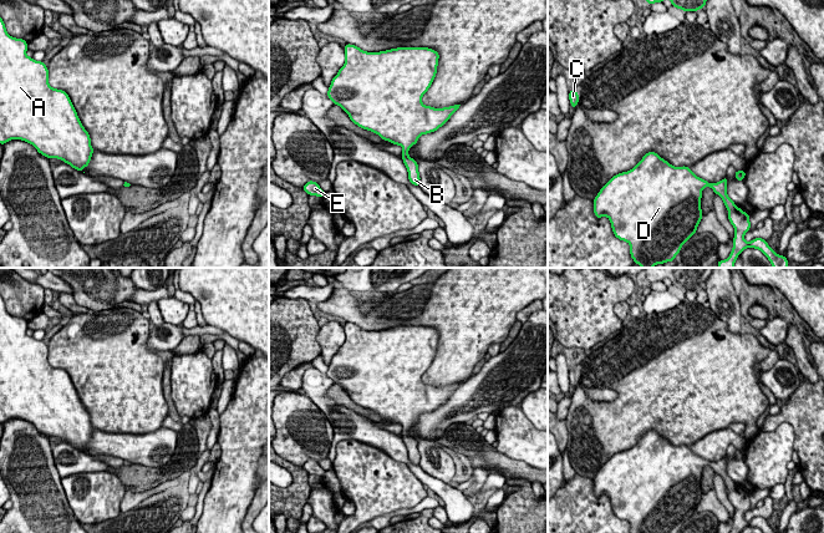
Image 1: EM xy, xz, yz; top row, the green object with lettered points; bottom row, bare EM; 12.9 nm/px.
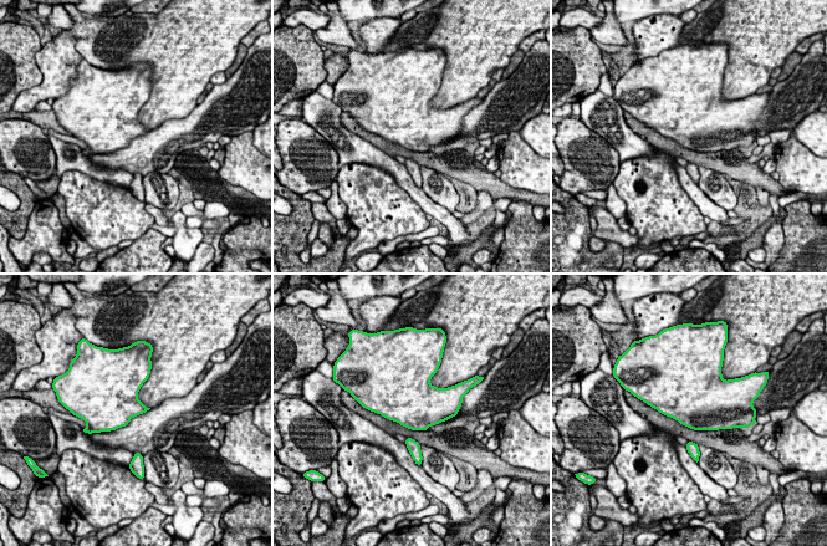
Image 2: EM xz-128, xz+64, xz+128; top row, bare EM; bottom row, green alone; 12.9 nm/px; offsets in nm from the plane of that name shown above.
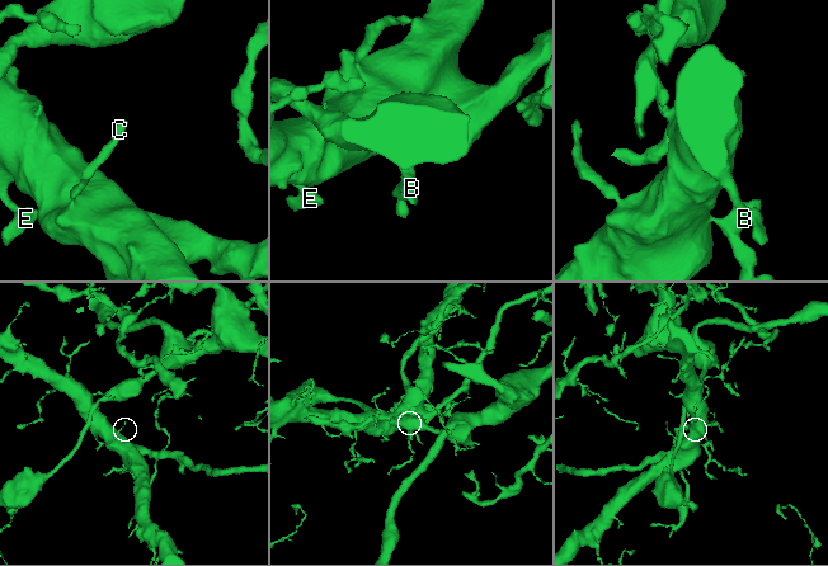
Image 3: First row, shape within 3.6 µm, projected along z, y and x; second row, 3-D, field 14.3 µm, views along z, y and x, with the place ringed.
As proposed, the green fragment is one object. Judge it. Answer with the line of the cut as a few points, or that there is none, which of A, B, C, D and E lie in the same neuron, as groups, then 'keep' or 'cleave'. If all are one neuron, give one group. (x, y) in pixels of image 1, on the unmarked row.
no cut | A B C D E | keep

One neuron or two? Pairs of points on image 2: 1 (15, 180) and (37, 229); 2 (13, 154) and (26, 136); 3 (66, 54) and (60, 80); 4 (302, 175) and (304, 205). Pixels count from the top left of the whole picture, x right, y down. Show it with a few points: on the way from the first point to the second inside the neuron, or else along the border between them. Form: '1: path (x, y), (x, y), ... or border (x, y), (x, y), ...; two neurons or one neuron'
1: border (37, 199), (26, 233), (15, 239); two neurons
2: path (18, 149), (23, 141); one neuron
3: path (60, 60), (60, 74); one neuron
4: border (285, 185), (301, 195); two neurons

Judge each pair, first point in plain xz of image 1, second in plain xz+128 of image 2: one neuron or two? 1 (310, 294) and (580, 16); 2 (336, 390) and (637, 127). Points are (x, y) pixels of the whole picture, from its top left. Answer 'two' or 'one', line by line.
1: one
2: one

